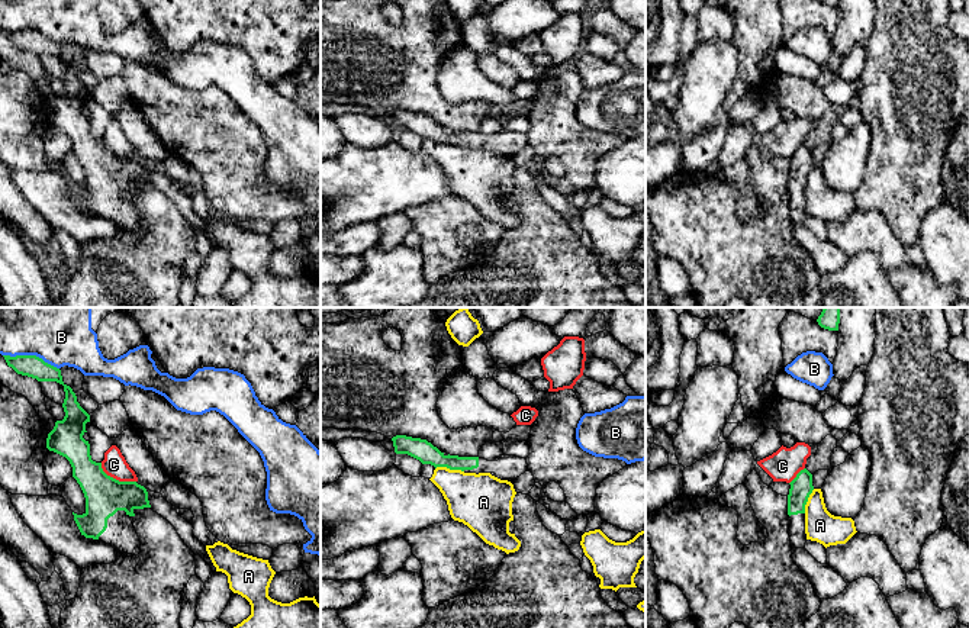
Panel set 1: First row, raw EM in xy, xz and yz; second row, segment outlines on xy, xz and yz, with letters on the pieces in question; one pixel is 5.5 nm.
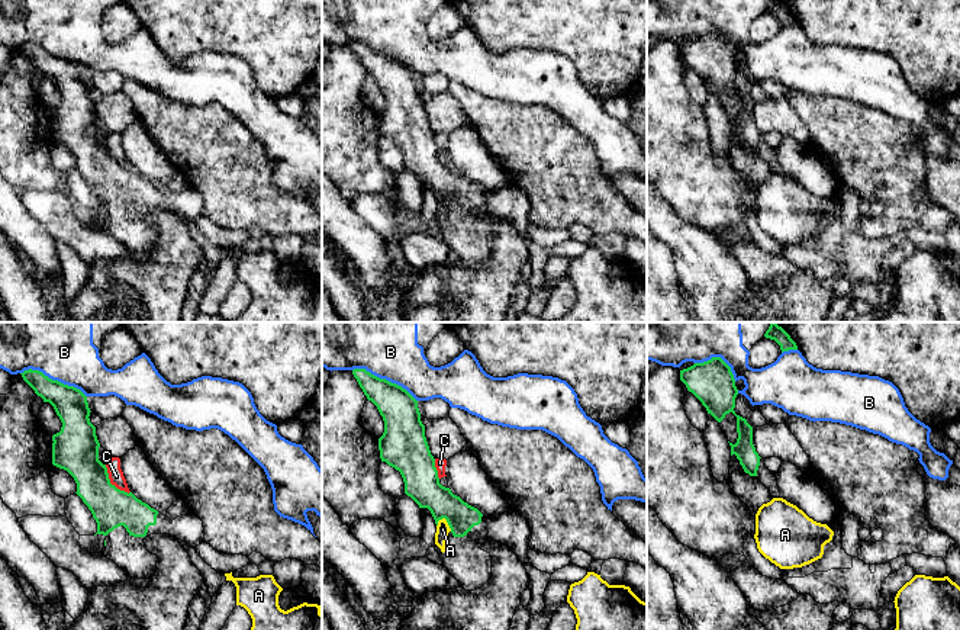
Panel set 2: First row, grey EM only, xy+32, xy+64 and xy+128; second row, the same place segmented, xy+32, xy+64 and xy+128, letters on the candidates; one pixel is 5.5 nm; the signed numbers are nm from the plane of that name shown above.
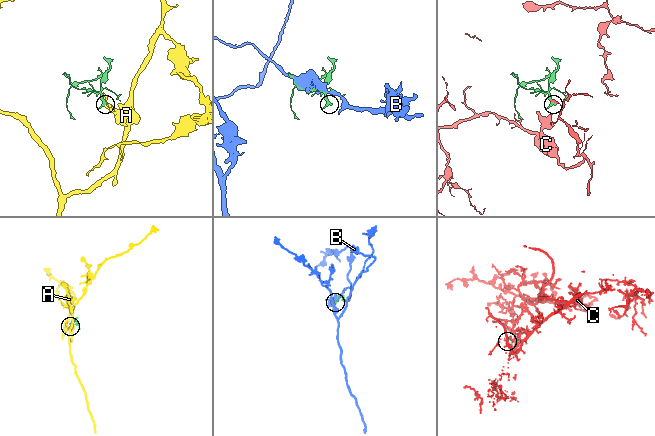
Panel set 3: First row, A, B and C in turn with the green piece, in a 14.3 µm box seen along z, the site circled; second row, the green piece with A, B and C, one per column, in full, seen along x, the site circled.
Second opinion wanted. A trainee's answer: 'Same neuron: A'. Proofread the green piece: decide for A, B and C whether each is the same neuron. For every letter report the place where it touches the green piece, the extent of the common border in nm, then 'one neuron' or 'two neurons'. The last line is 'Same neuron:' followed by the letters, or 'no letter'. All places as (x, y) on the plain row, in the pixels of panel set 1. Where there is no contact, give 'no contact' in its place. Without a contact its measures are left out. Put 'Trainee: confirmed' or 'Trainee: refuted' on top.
Trainee: refuted
A: meets green in xz at (450, 144); contact 160 nm long; two neurons
B: meets green in xy at (31, 31); contact 320 nm long; two neurons
C: meets green in xy at (115, 154); contact 220 nm long; two neurons
Same neuron: no letter

